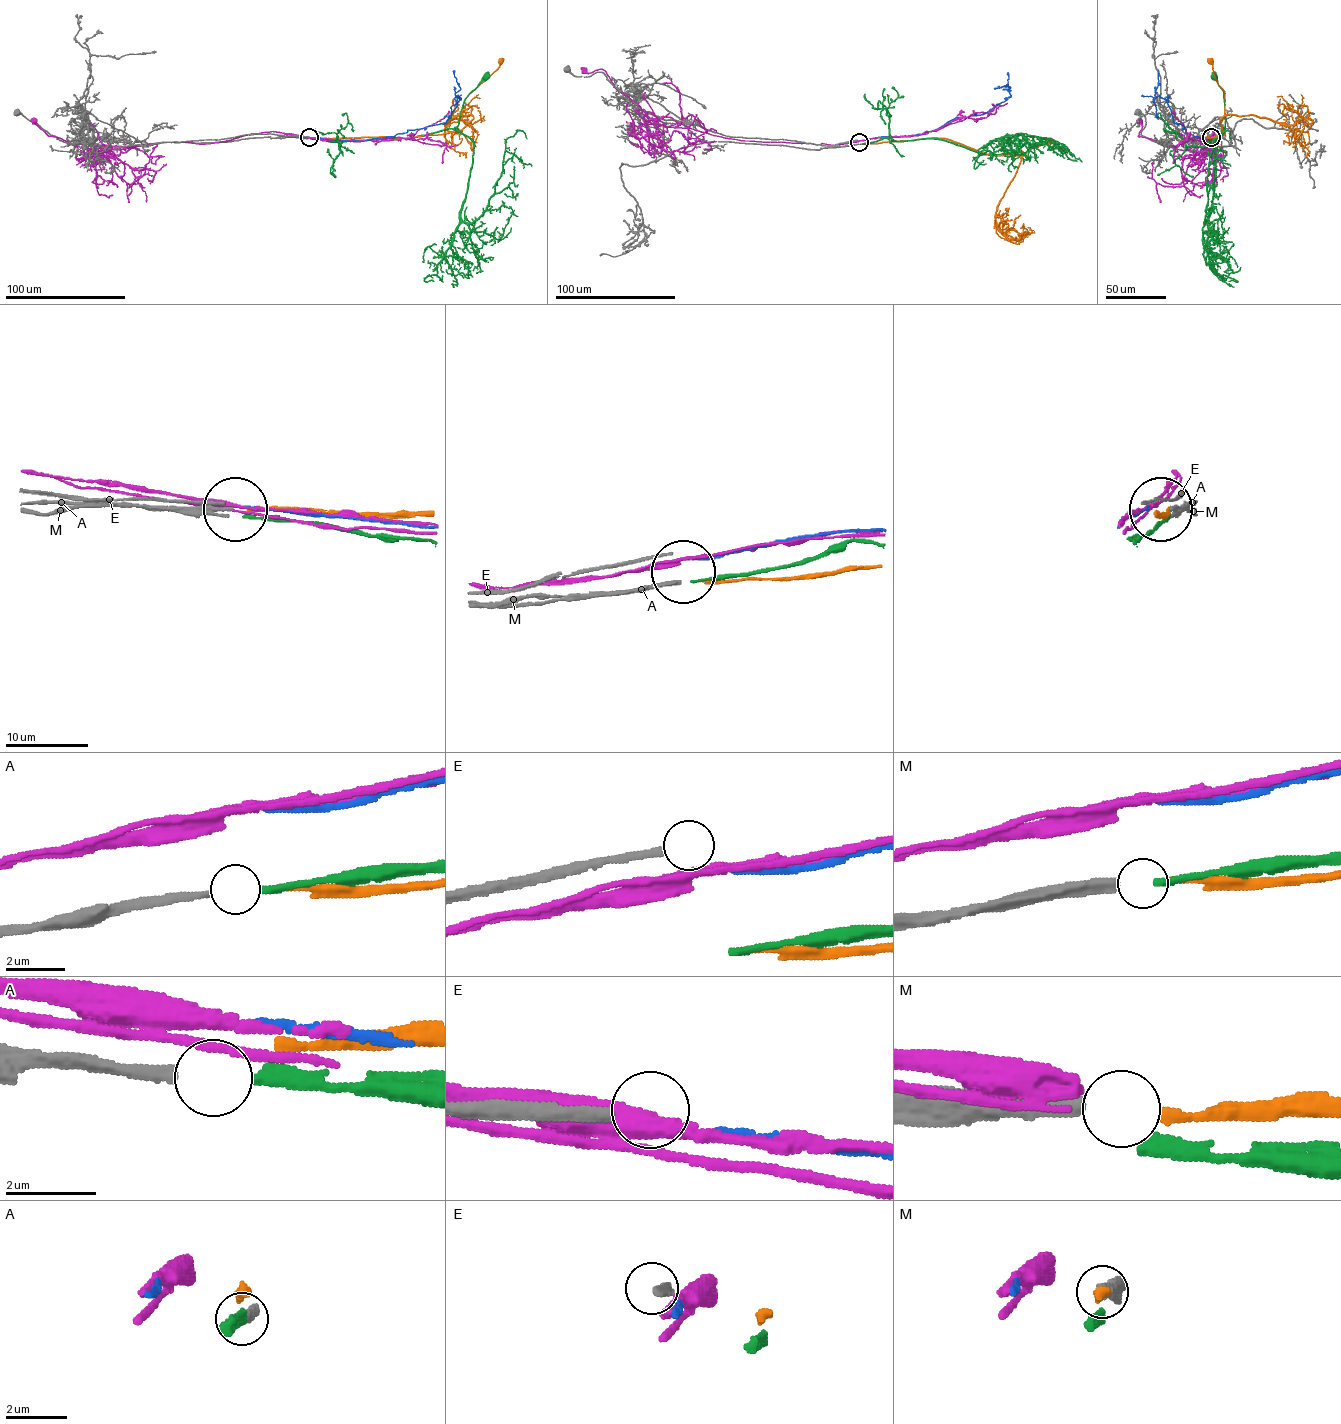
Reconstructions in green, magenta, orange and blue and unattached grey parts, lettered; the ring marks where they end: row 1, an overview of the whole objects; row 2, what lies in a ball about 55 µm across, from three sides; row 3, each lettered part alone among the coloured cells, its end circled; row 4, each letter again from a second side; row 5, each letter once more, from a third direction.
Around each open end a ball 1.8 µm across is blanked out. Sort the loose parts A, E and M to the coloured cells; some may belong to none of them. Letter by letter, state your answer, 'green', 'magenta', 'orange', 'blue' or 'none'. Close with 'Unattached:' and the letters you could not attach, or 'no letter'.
A: green
E: none
M: orange
Unattached: E

